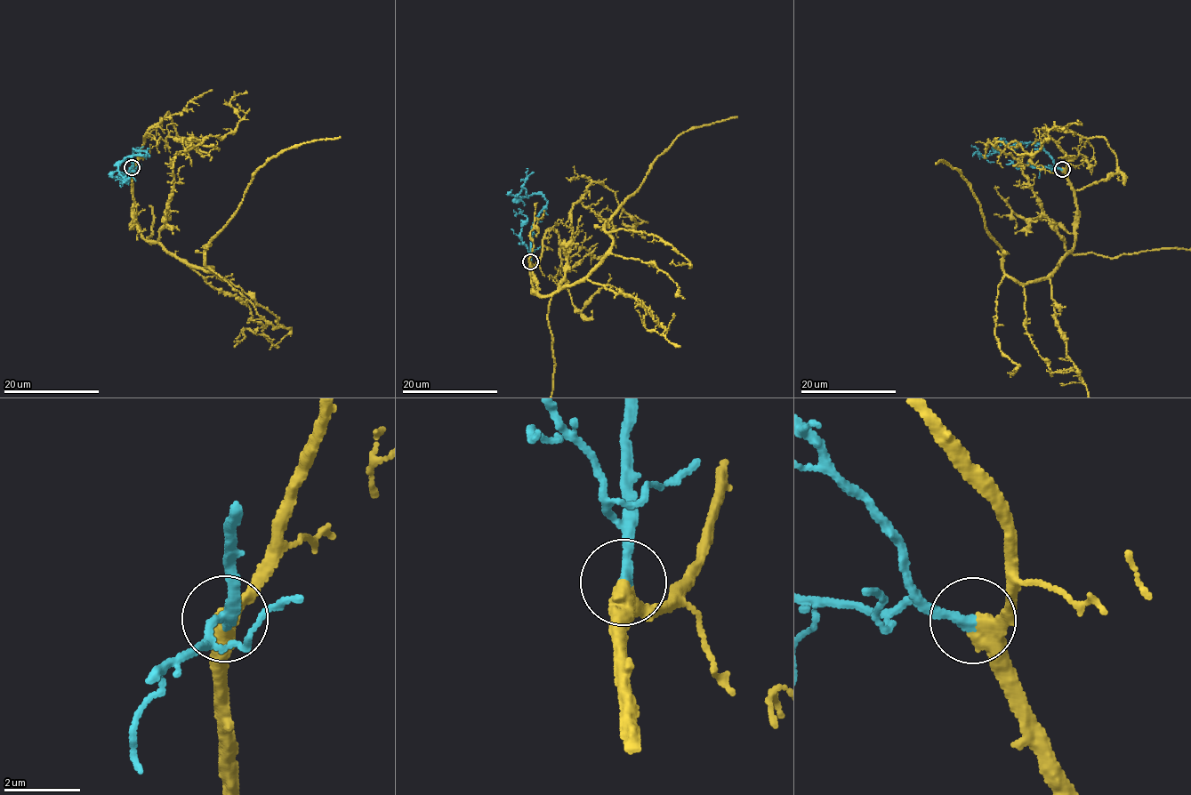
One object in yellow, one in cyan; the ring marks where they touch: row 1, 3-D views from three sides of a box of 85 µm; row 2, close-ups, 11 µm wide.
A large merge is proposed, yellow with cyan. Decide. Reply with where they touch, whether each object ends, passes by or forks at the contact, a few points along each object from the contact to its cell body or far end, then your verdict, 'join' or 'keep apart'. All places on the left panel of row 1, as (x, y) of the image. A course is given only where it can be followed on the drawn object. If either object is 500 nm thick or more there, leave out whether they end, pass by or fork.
(132, 167) | yellow passes by | cyan ends | cyan via (131, 167), (133, 148), (148, 155), (128, 156), (118, 164), (118, 172), (124, 181), (130, 176), (128, 172) | join

